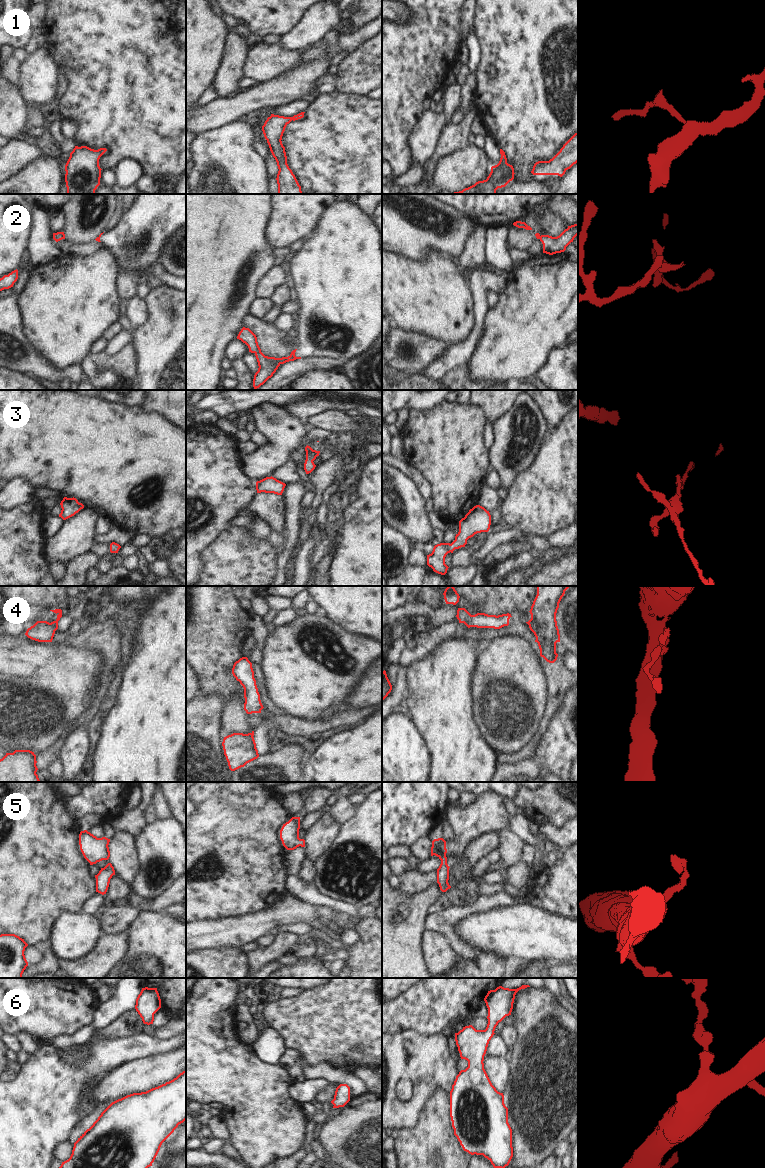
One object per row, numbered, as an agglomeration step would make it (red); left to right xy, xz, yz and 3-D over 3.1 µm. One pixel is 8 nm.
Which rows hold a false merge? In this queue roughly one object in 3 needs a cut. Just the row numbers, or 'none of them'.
4

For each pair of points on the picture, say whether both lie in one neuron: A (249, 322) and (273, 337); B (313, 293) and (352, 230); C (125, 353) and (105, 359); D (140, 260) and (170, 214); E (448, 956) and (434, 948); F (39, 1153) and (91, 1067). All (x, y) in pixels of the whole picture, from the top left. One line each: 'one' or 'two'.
A: one
B: one
C: one
D: one
E: one
F: one

